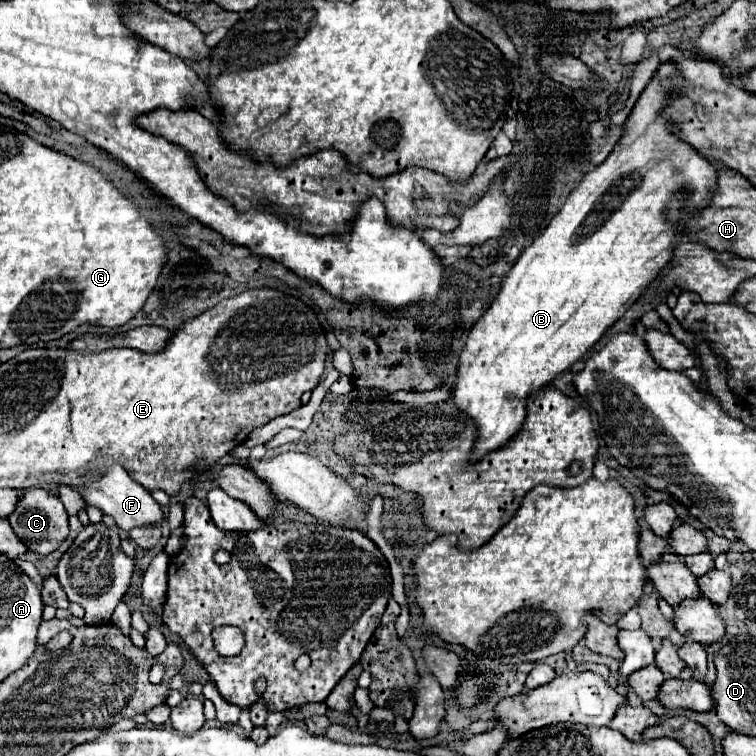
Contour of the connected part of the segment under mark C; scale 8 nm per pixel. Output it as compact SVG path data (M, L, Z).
M32 488L24 492L24 498L16 504L16 510L10 514L10 526L14 528L16 536L36 554L50 554L62 546L62 542L68 538L68 514L64 510L64 504L58 496L54 496L48 490Z

